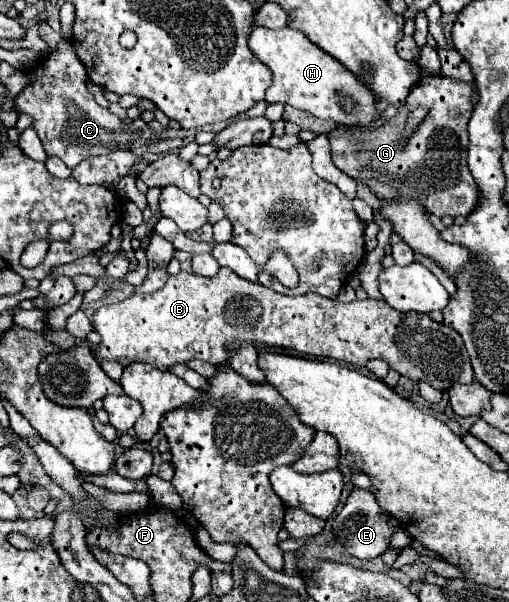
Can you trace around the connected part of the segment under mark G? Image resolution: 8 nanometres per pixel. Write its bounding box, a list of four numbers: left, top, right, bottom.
[330,75,480,217]

